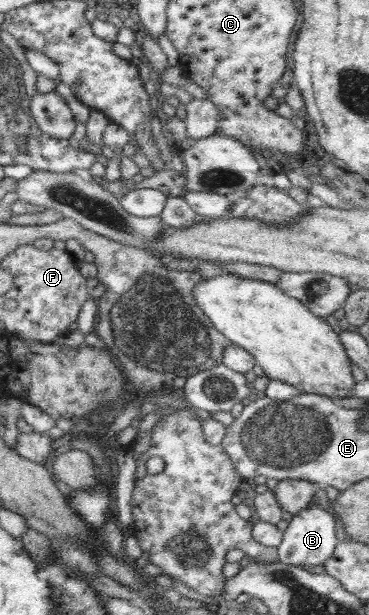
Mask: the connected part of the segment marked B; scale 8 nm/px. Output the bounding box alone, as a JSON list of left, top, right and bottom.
[276,505,339,565]

